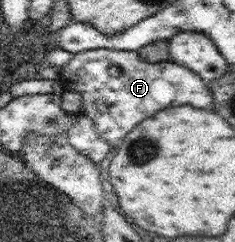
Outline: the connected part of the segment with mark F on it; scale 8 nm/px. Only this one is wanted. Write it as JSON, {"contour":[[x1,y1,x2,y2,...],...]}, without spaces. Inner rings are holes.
{"contour":[[96,48,76,52,61,68,58,81,64,90,82,94,80,112,87,113,87,117,93,119,97,133,107,140,113,150,140,122,167,106,191,104,195,108,207,108,213,104,211,90,191,69,172,60,147,62,138,51],[113,65,121,72,117,77,109,75,109,68]]}

